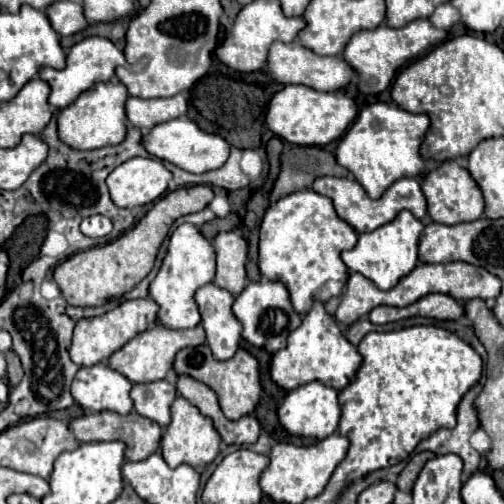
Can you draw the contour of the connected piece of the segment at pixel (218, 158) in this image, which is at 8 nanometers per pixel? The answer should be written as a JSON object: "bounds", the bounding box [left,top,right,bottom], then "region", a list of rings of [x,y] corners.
{"bounds":[143,116,231,174],"region":[[[187,116],[169,120],[165,124],[157,124],[147,136],[143,136],[143,146],[151,156],[169,160],[171,164],[175,164],[187,172],[193,172],[193,174],[211,172],[211,170],[221,168],[221,164],[225,164],[225,160],[229,158],[229,152],[231,152],[231,146],[227,140],[223,140],[219,134],[209,134],[209,132],[201,130]]]}

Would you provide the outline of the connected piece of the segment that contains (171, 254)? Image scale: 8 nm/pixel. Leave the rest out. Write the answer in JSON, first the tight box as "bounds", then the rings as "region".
{"bounds":[149,224,215,328],"region":[[[181,224],[173,230],[161,270],[149,286],[149,296],[159,304],[157,322],[167,328],[195,328],[201,322],[201,314],[193,296],[197,288],[215,278],[215,256],[213,244],[199,232],[197,226]]]}

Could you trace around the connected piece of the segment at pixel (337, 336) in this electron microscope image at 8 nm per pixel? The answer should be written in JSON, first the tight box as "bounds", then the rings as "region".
{"bounds":[271,302,363,390],"region":[[[317,302],[313,304],[311,312],[303,318],[303,324],[289,334],[287,346],[273,356],[271,378],[285,390],[293,390],[299,388],[301,384],[309,384],[309,380],[321,380],[331,388],[343,390],[353,382],[361,366],[361,360],[363,358],[357,352],[357,346],[349,344],[349,340],[341,334],[337,320],[331,314],[327,314],[325,304]]]}

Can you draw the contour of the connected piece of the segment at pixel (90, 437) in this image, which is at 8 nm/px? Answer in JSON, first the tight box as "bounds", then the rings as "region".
{"bounds":[71,410,163,462],"region":[[[107,410],[97,412],[97,414],[89,414],[89,416],[81,416],[71,422],[71,430],[75,432],[79,442],[101,442],[101,440],[125,442],[127,444],[125,456],[127,456],[127,460],[133,460],[133,462],[147,460],[153,452],[157,452],[159,444],[161,444],[161,436],[163,436],[163,428],[157,422],[153,422],[145,416],[139,416],[135,410],[125,416],[115,414],[115,412],[107,412]]]}

